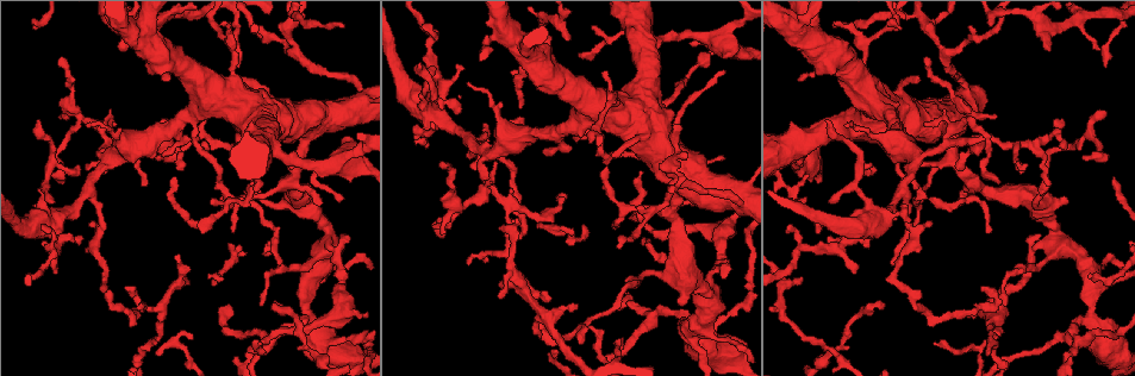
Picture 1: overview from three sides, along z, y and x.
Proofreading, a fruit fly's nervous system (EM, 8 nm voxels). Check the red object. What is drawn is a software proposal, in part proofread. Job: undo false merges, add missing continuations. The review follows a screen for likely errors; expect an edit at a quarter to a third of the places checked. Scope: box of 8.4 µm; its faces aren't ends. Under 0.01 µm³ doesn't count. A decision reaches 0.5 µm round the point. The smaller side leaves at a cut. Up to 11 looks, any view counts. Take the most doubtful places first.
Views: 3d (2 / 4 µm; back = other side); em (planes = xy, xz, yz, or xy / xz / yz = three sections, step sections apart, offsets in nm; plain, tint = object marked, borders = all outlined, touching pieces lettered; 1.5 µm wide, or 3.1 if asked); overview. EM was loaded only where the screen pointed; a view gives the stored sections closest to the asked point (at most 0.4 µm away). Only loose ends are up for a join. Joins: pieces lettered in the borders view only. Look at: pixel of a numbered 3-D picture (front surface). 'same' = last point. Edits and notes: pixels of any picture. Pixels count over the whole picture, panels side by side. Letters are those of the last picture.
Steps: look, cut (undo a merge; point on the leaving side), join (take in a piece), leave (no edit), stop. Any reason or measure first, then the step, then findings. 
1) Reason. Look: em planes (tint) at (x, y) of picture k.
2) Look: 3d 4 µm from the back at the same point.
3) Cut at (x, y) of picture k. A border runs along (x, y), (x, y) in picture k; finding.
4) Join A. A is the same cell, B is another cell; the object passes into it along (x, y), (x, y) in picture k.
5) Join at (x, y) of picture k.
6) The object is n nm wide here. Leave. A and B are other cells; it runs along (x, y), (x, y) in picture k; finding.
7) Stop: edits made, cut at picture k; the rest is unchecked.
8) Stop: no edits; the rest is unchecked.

An open end. Look: em planes (tint) at (1048, 49) of picture 1.

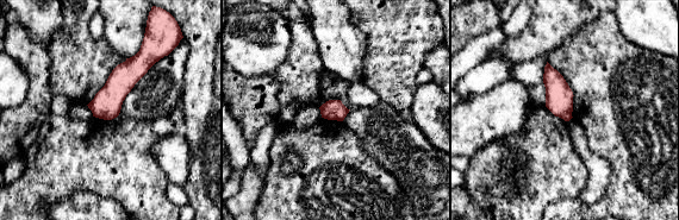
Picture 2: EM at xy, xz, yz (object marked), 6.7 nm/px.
See the neighbours. Look: em planes (borders) at the same point.

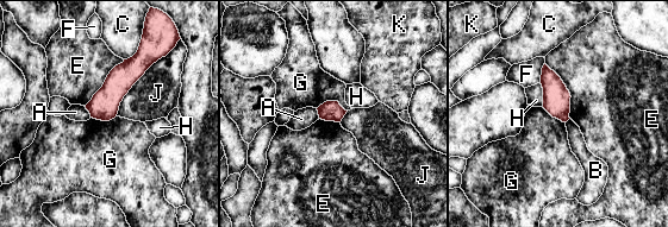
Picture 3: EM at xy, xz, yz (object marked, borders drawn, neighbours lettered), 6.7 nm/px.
Leave. A, B, C, E, F, G, H, J and K are other cells; it runs along (142, 54), (141, 60), (93, 114) in picture 3; no lettered piece goes on from it.

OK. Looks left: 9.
An open end. Look: em yz step 4 (borders) at (643, 240) of picture 1.

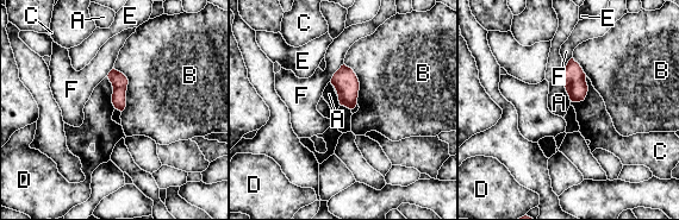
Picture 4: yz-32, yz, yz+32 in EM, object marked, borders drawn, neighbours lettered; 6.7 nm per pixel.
The object is 110 nm wide here. Leave. A, B, C, D, E and F are other cells; a border runs along (106, 76), (116, 108) in picture 4; no lettered piece goes on from it.

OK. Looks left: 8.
Look: 3d 4 µm from the back at (421, 26) of picture 1.

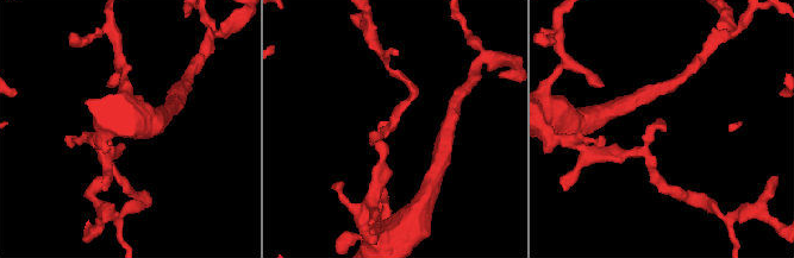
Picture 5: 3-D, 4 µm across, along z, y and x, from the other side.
Shape alone is not enough. Look: em planes (borders) at (660, 121) of picture 5.

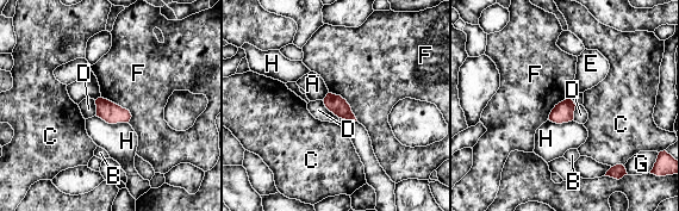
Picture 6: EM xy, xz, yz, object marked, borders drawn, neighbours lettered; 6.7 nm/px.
The object is 120 nm wide here. Leave. A, B, C, D, E, F, G and H are other cells; a border runs along (101, 97), (125, 107), (130, 120) in picture 6; none of them fits.

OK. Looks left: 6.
Closes a loop. Look: 3d 2 µm at (606, 155) of picture 1.

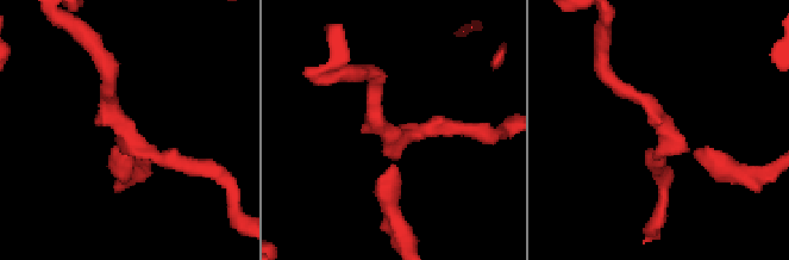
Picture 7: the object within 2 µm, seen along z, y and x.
Need the tissue. Look: em planes (borders) at (126, 133) of picture 7.

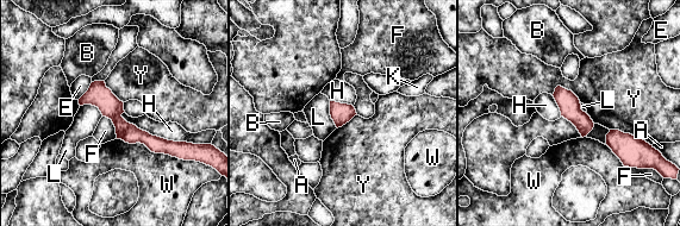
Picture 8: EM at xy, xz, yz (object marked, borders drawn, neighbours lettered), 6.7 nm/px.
The object is 140 nm wide here. Leave. A, B, E, F, H, K, L, W and Y are other cells; it runs along (81, 101), (175, 149) in picture 8; one neuron here.

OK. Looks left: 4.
Abrupt turn. Look: em xy step 4 (tint) at (486, 133) of picture 1.

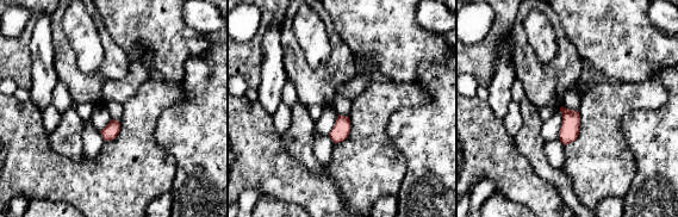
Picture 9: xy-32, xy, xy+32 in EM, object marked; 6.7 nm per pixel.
Look: em planes (borders) at the same point.

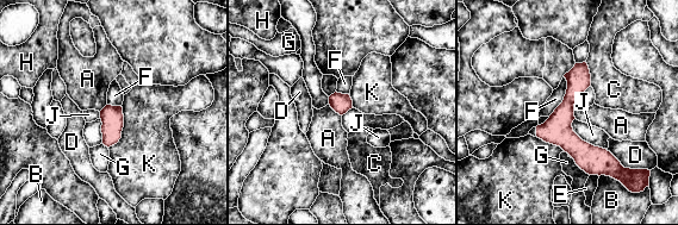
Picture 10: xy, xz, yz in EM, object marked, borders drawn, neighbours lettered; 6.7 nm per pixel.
The object is 140 nm wide here. Leave. A, B, C, D, E, F, G, H, J and K are other cells; it runs along (578, 66), (566, 135), (611, 169) in picture 10; all the same neuron.

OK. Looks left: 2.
Stop: no edits; the rest is unchecked.

